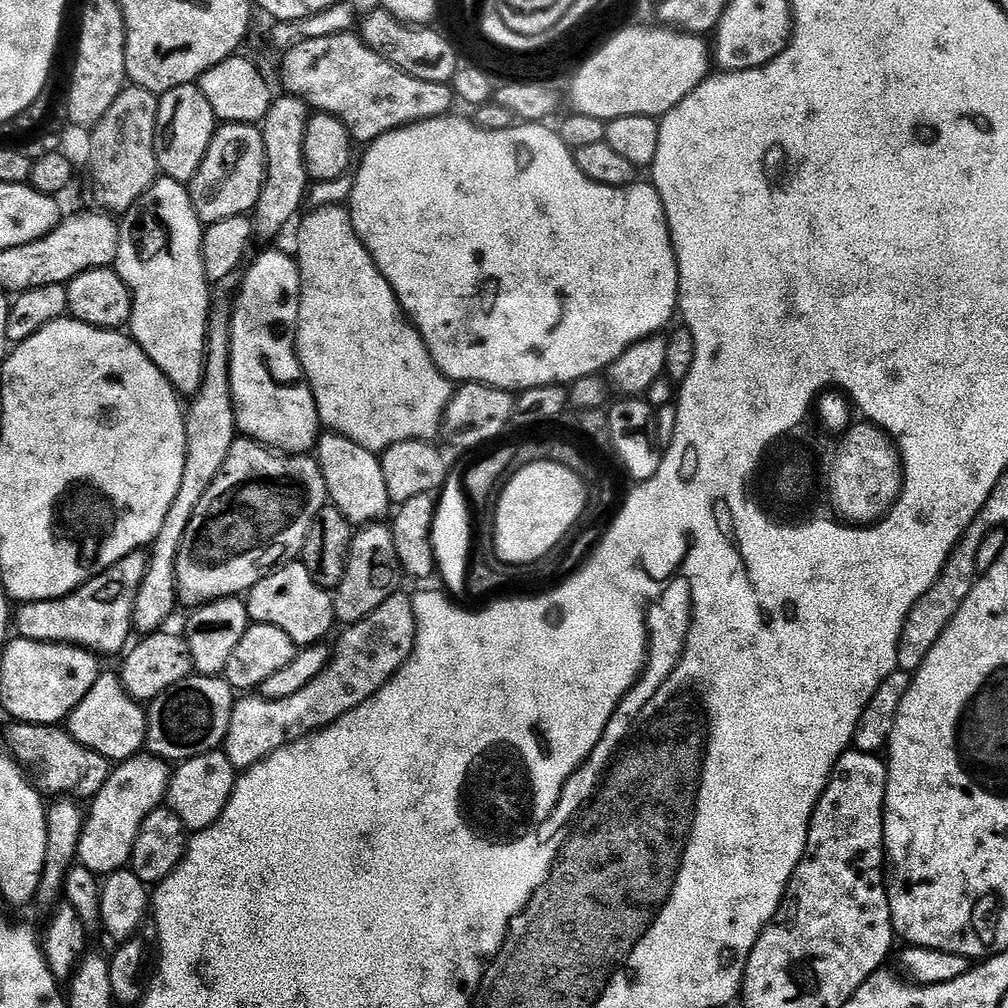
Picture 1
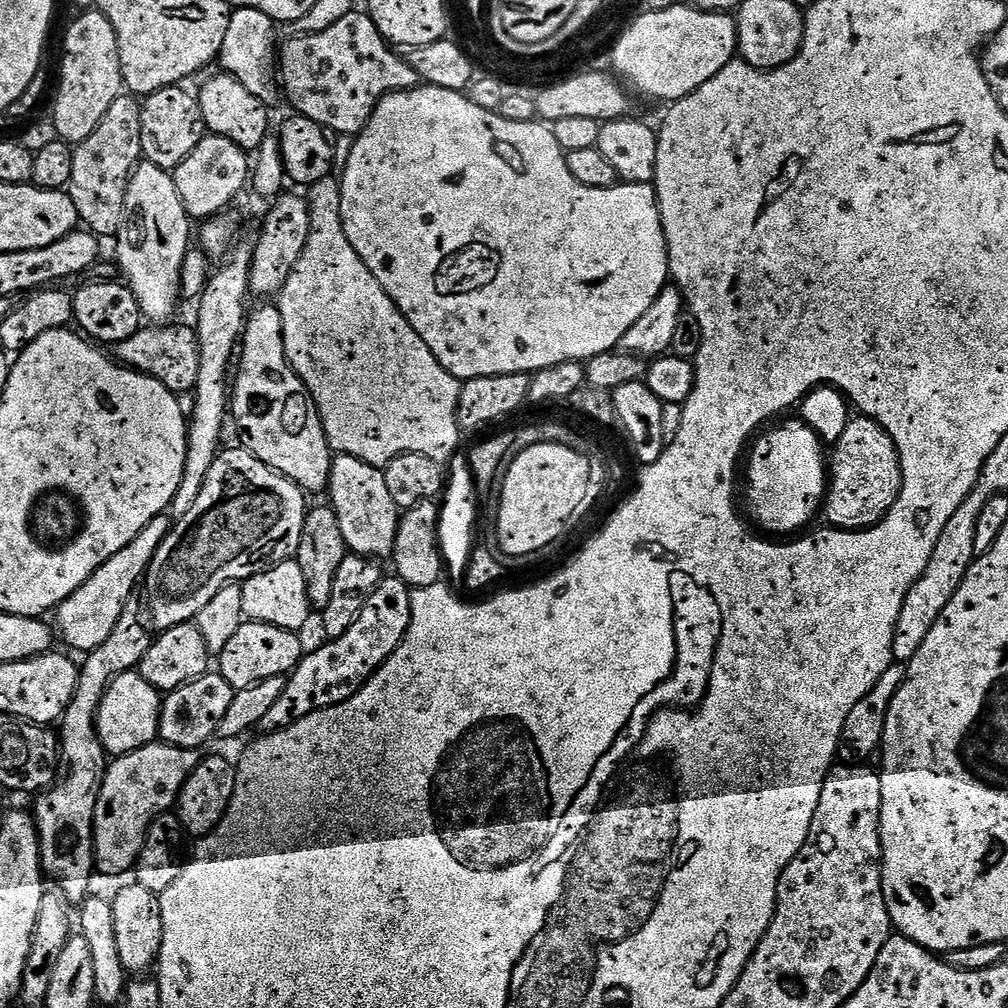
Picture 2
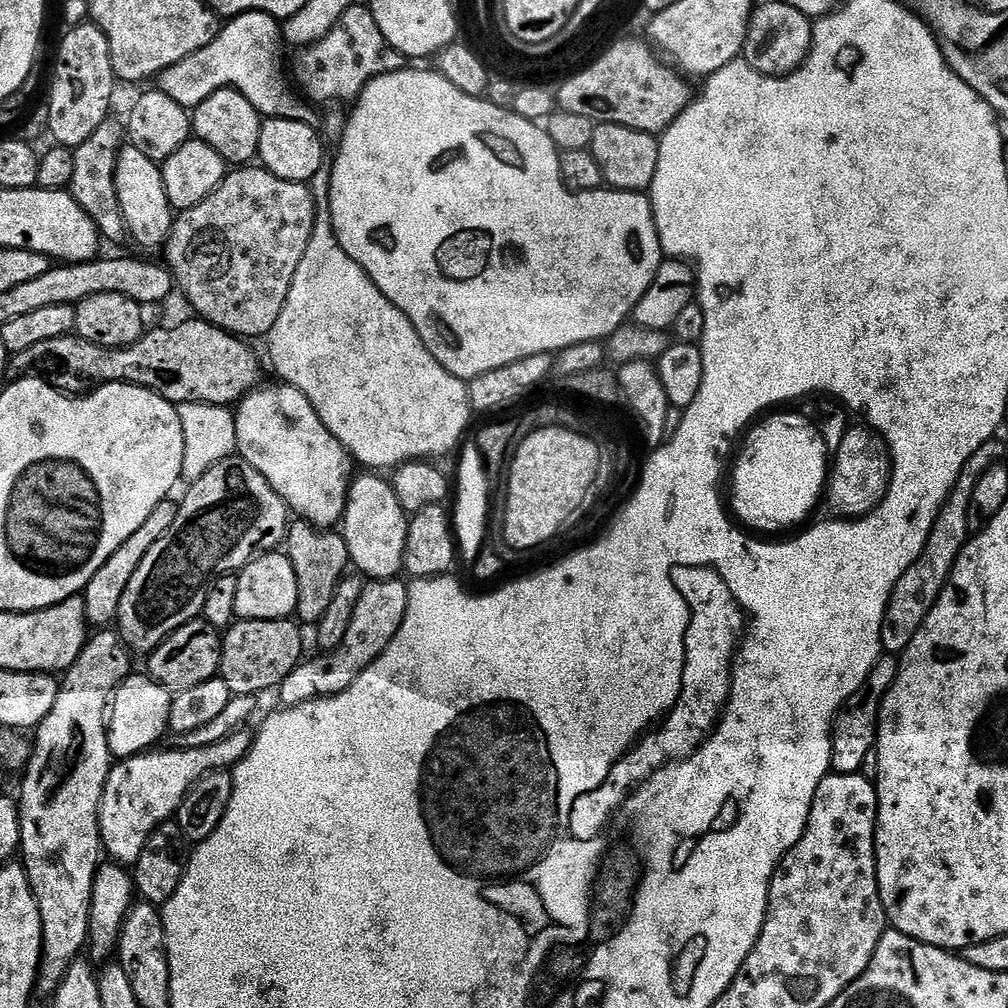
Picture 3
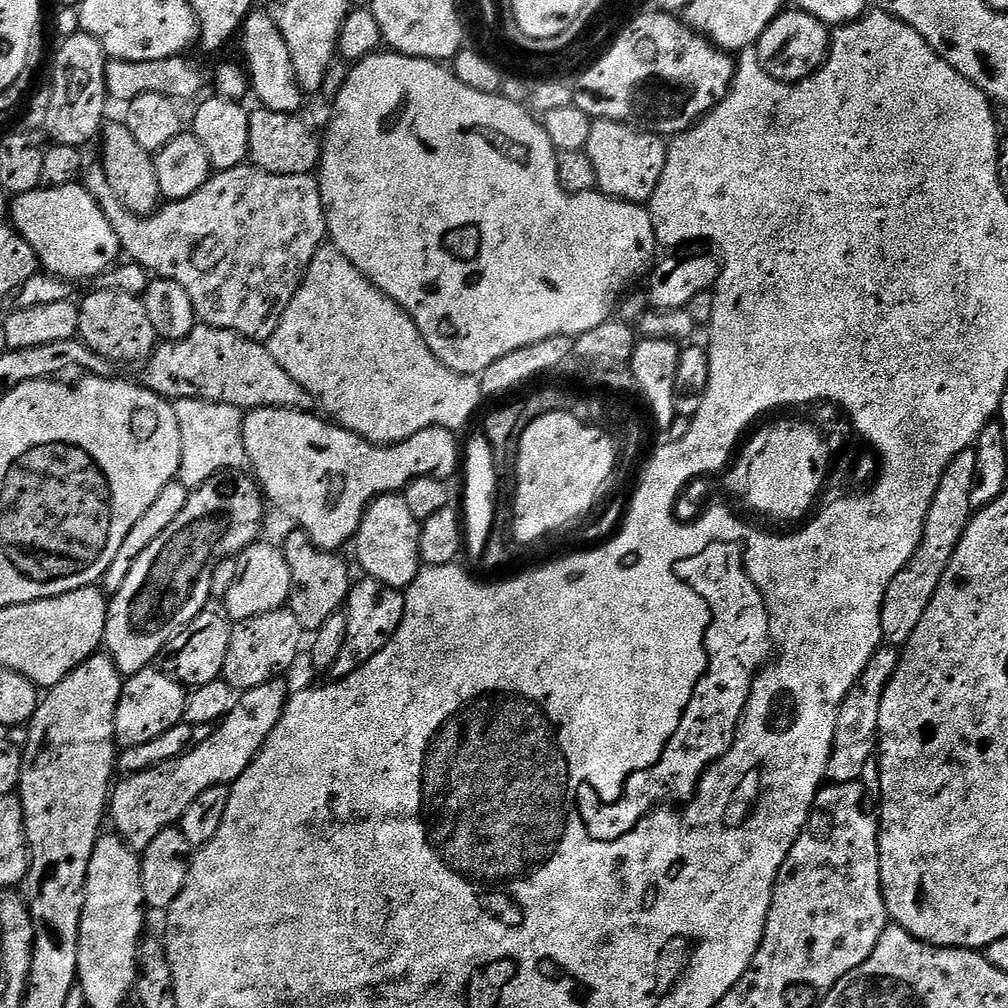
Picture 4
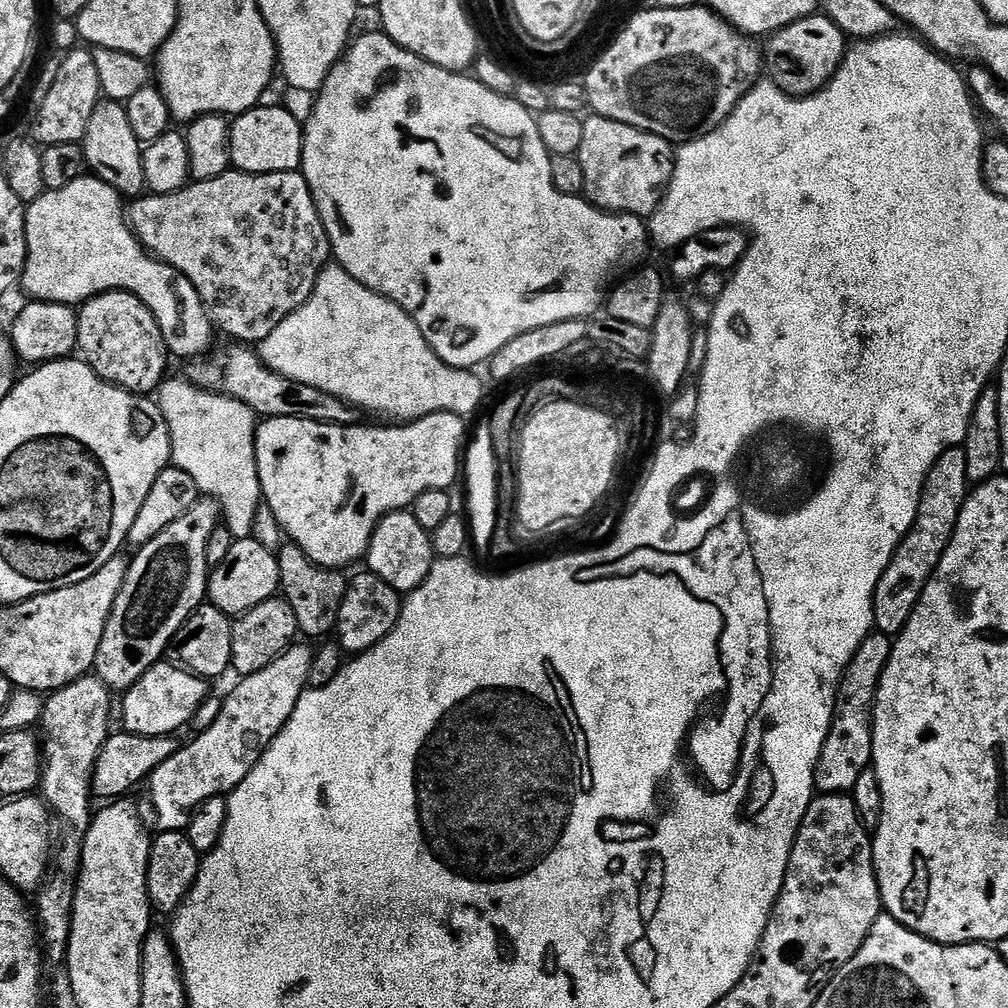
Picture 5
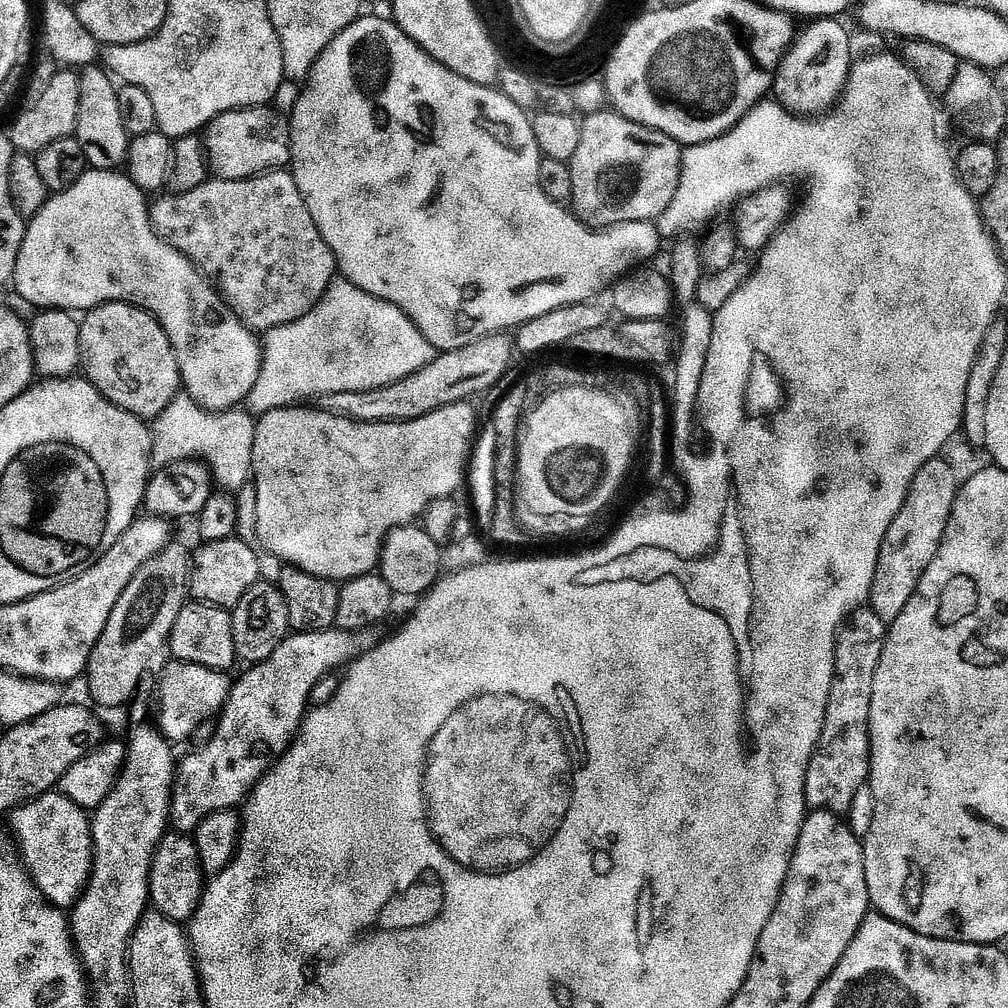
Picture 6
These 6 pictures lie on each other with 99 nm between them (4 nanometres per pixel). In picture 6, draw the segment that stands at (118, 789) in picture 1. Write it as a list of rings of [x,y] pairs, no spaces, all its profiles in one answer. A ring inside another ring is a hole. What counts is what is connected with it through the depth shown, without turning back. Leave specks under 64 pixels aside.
[[[339,630],[297,632],[289,634],[266,662],[251,665],[245,671],[248,673],[231,685],[210,742],[179,761],[172,786],[171,827],[181,834],[192,834],[211,812],[227,812],[243,805],[250,789],[272,767],[274,758],[287,752],[299,732],[313,686],[328,673],[351,664],[373,643],[372,635],[368,630],[355,634]]]

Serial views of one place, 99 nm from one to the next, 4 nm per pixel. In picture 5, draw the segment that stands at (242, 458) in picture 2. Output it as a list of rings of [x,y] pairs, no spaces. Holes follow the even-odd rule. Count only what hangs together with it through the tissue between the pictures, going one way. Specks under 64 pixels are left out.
[[[201,499],[190,511],[182,514],[178,522],[170,522],[158,538],[143,545],[135,557],[131,557],[126,582],[118,594],[112,607],[110,618],[106,622],[106,630],[102,634],[102,642],[98,646],[94,674],[113,694],[123,694],[134,687],[156,664],[165,659],[168,646],[178,634],[178,630],[190,619],[208,595],[208,578],[210,567],[207,564],[206,548],[210,536],[222,524],[222,508],[215,500]]]

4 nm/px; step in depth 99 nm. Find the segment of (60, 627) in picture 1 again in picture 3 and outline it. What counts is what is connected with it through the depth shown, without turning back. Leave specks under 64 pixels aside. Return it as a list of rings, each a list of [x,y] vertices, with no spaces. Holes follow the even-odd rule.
[[[169,498],[158,502],[158,506],[154,506],[153,512],[150,513],[150,518],[146,518],[146,522],[142,522],[142,526],[138,526],[138,530],[134,530],[134,534],[130,534],[130,538],[126,538],[126,542],[122,542],[122,546],[118,546],[118,550],[114,550],[110,558],[106,558],[102,570],[98,570],[94,578],[90,578],[88,587],[82,593],[89,625],[108,626],[111,625],[108,624],[111,620],[113,623],[119,617],[122,594],[126,594],[126,586],[130,586],[130,578],[134,578],[134,570],[142,566],[142,558],[150,554],[154,542],[158,542],[158,538],[162,538],[162,534],[166,534],[166,530],[174,526],[174,518],[178,518],[177,501]]]

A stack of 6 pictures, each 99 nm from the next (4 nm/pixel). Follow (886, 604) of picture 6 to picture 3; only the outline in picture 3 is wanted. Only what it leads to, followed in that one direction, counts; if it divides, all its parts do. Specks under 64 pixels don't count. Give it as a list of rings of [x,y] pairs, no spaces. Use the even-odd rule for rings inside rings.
[[[996,438],[988,440],[982,446],[982,450],[978,450],[978,454],[974,454],[974,458],[968,460],[968,465],[965,466],[959,483],[956,484],[956,489],[952,491],[947,503],[944,504],[944,509],[940,511],[940,517],[936,520],[924,552],[912,563],[910,570],[898,582],[888,603],[888,614],[884,619],[883,651],[885,653],[903,654],[907,650],[914,634],[918,634],[922,622],[926,622],[930,610],[938,602],[942,590],[956,569],[960,552],[970,539],[968,511],[972,505],[972,492],[976,489],[976,481],[983,476],[985,470],[1005,459],[1004,448],[998,441],[999,439]]]

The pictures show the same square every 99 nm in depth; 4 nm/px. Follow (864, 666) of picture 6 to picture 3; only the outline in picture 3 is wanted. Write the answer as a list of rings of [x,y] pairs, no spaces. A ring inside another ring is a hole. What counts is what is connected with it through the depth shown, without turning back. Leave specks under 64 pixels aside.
[[[881,655],[879,662],[874,666],[874,670],[868,676],[868,680],[863,684],[854,695],[852,695],[847,704],[840,710],[840,715],[836,717],[832,725],[832,767],[833,773],[841,772],[850,774],[851,772],[860,772],[863,764],[869,763],[876,746],[876,729],[880,726],[880,703],[884,700],[884,695],[894,686],[896,675],[900,672],[900,660],[895,655]]]

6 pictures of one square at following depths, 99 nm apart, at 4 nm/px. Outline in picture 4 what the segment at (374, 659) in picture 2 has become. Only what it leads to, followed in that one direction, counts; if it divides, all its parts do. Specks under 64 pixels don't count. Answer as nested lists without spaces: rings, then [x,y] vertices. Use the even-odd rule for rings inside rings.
[[[360,578],[353,583],[348,591],[346,611],[344,612],[346,622],[346,640],[342,645],[342,652],[338,660],[334,662],[331,675],[339,678],[354,674],[354,670],[361,668],[398,630],[404,613],[404,592],[399,588],[391,588],[382,582],[371,578]]]

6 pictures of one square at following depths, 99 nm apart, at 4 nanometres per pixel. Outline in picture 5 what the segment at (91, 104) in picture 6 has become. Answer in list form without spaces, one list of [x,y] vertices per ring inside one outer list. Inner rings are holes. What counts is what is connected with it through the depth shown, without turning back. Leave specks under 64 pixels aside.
[[[107,98],[101,99],[90,118],[90,126],[86,126],[86,134],[82,141],[85,165],[101,180],[109,184],[121,197],[136,198],[145,191],[144,182],[144,148],[140,140],[134,138],[134,130],[130,130],[130,118],[126,118],[124,104]]]

